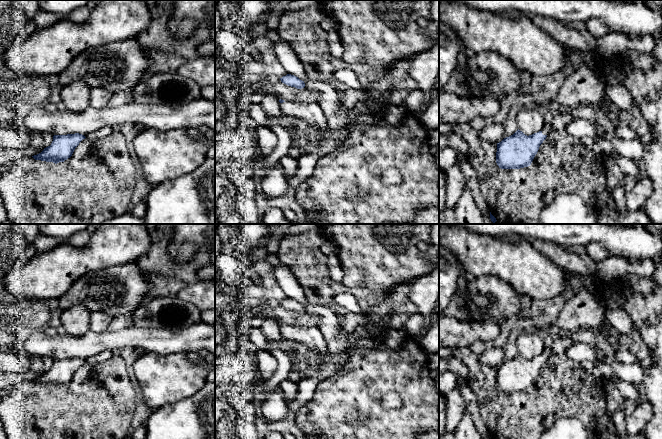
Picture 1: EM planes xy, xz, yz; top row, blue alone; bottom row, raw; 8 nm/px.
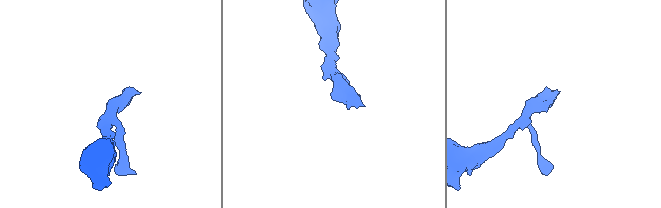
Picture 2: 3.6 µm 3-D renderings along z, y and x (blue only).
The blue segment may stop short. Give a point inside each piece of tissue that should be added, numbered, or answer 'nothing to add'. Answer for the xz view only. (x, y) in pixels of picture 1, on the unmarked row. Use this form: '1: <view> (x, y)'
1: xz (311, 336)

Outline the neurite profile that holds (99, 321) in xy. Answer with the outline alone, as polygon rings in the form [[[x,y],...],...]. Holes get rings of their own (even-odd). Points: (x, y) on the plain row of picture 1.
[[[102,311],[90,313],[90,330],[93,332],[104,332],[108,330],[108,326],[113,316]]]

